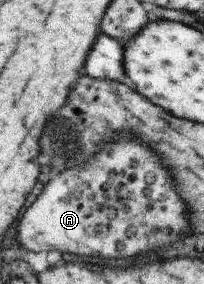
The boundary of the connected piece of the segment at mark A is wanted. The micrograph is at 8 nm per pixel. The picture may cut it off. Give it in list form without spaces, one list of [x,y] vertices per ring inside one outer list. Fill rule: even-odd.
[[[123,134],[115,142],[99,144],[99,151],[86,162],[68,167],[49,178],[44,191],[20,217],[16,225],[16,241],[28,251],[52,251],[56,247],[56,251],[60,253],[70,251],[72,255],[80,257],[94,255],[102,259],[130,259],[136,255],[144,255],[148,249],[162,247],[164,243],[174,241],[182,235],[182,227],[188,225],[188,221],[182,219],[182,205],[183,201],[175,192],[175,183],[167,168],[163,167],[161,161],[146,146]],[[166,225],[172,227],[170,237],[166,233]]]

